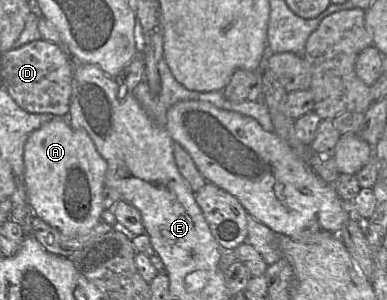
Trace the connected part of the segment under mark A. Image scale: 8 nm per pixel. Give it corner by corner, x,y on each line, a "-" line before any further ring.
52,117
34,130
24,146
24,185
27,202
33,214
66,236
88,232
101,221
102,192
105,187
107,162
97,151
86,131
74,129
66,118

